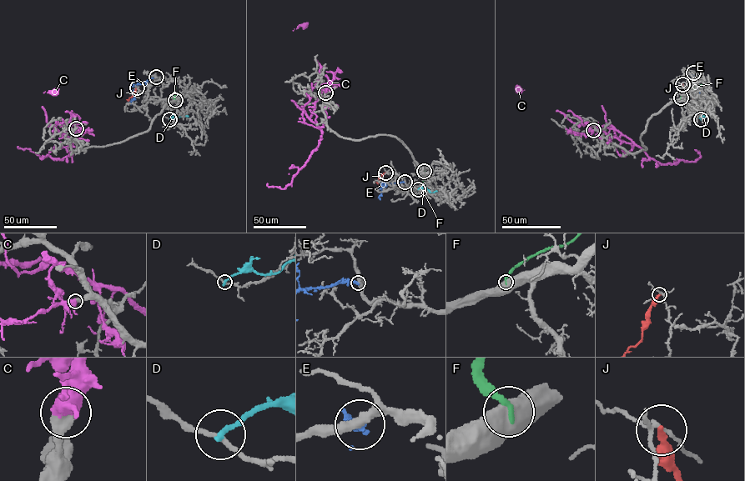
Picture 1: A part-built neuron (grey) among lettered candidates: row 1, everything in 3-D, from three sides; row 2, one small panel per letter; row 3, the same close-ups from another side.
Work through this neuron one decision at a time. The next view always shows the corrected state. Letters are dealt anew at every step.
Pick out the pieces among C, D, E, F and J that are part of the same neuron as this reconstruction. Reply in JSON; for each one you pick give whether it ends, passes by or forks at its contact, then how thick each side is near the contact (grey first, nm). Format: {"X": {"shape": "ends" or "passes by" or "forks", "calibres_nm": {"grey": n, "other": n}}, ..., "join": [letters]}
{"join": []}

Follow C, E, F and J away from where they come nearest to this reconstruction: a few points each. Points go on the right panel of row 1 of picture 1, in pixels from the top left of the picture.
C: (593, 130), (590, 124), (610, 137), (619, 137), (621, 133), (605, 125), (571, 122), (522, 90)
E: (693, 72), (693, 80), (700, 94), (712, 102)
F: (681, 98), (705, 84)
J: (682, 84), (687, 95), (695, 97)

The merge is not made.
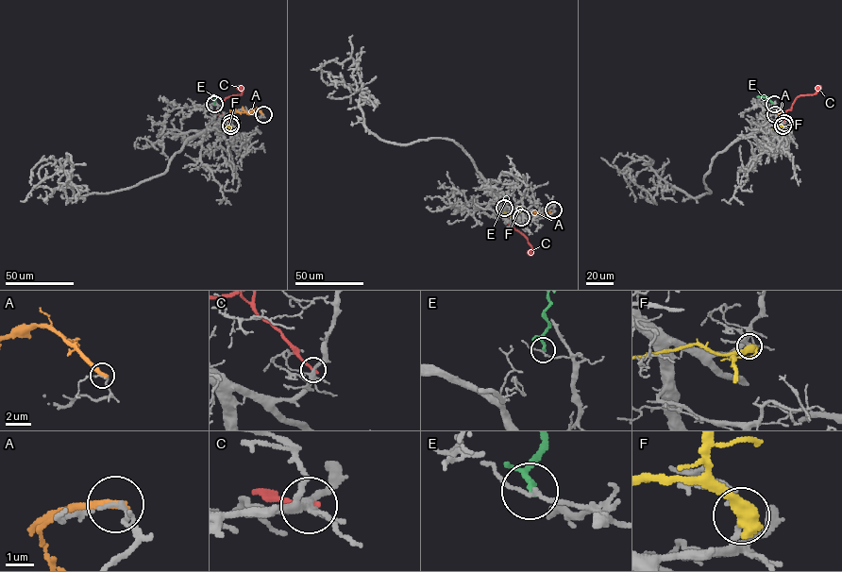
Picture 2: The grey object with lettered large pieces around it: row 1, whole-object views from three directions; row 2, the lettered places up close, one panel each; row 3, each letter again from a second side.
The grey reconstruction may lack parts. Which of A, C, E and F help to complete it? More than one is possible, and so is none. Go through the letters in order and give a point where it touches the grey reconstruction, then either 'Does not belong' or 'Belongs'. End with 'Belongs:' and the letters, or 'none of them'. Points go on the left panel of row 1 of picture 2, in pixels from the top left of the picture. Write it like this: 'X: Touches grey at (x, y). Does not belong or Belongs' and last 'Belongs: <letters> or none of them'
A: Touches grey at (263, 114). Does not belong
C: Touches grey at (230, 123). Does not belong
E: Touches grey at (214, 104). Does not belong
F: Touches grey at (230, 126). Does not belong
Belongs: none of them

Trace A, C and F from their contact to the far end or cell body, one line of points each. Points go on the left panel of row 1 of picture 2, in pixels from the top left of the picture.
A: (263, 115), (258, 109), (244, 112), (231, 110), (231, 113)
C: (231, 124), (216, 110), (220, 109), (225, 99), (242, 93), (240, 85)
F: (230, 126), (212, 127)

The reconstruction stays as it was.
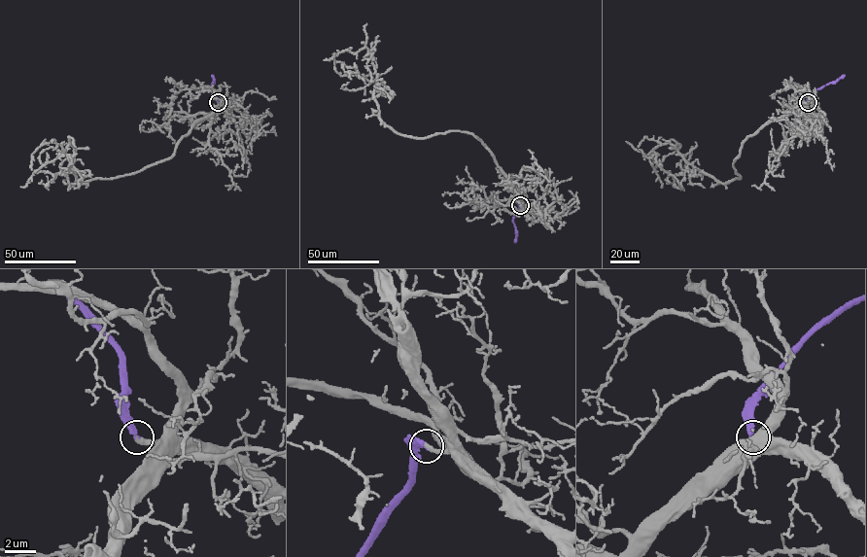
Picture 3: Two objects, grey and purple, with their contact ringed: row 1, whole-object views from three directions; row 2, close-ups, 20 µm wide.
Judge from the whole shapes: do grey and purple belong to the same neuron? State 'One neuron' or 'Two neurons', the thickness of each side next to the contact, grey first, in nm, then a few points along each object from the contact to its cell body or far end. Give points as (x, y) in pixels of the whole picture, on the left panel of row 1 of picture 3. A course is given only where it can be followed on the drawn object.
One neuron. Thickness 320 nm (grey) against 360 nm. Course of grey: (218, 102), (215, 112), (193, 124), (169, 157), (133, 173), (79, 183), (71, 169), (71, 143), (20, 187). Course of purple: (218, 102), (217, 94), (210, 87), (213, 75)

